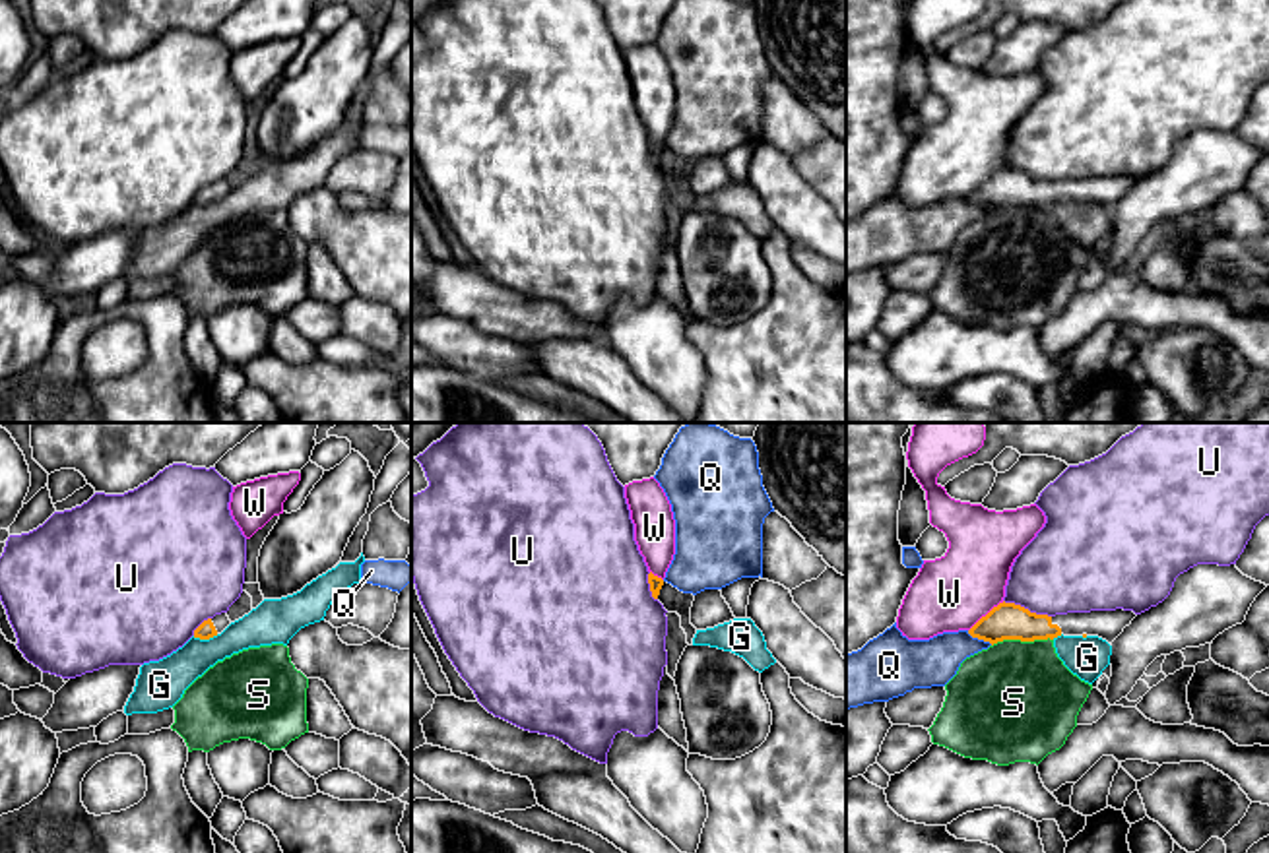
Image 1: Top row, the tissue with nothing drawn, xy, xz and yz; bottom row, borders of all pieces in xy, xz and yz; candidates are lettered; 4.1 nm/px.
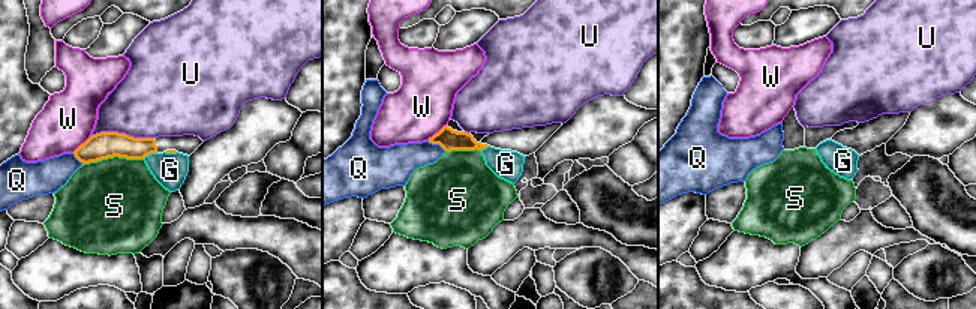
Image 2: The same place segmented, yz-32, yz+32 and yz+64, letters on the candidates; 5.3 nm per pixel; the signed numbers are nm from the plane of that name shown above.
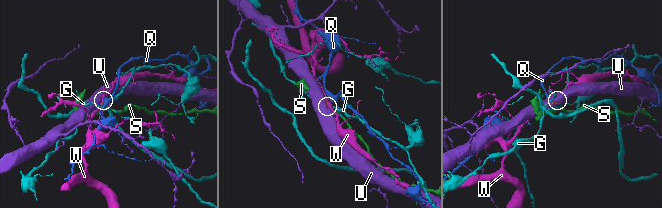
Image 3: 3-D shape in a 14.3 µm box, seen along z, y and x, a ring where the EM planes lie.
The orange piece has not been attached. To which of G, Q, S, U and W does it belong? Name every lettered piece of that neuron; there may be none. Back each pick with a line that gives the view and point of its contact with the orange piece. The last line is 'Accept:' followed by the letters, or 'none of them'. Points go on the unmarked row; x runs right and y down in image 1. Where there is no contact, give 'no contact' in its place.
Accept: none of them

